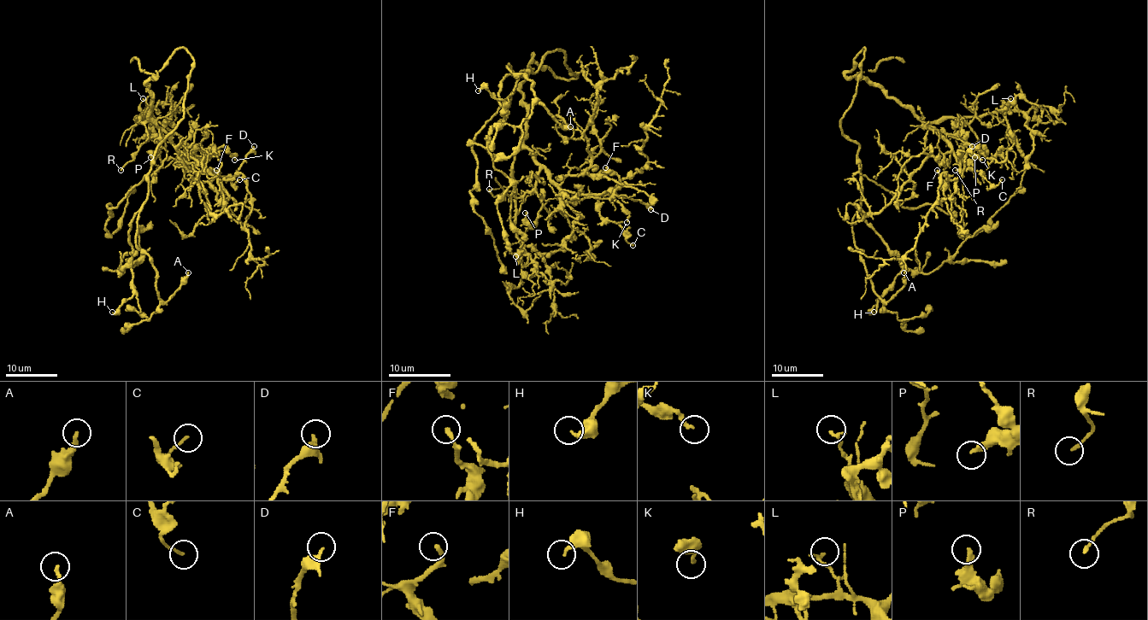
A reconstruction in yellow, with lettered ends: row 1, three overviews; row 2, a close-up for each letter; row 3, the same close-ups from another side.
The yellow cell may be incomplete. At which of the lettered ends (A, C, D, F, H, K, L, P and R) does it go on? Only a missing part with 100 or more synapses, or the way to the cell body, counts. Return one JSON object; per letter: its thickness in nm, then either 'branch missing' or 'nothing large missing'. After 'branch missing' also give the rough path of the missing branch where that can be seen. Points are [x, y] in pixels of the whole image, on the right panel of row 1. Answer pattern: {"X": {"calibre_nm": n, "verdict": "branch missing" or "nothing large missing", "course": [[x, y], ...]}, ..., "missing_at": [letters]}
{"A": {"calibre_nm": 180, "verdict": "nothing large missing"}, "C": {"calibre_nm": 130, "verdict": "nothing large missing"}, "D": {"calibre_nm": 240, "verdict": "nothing large missing"}, "F": {"calibre_nm": 200, "verdict": "nothing large missing"}, "H": {"calibre_nm": 170, "verdict": "nothing large missing"}, "K": {"calibre_nm": 160, "verdict": "nothing large missing"}, "L": {"calibre_nm": 140, "verdict": "nothing large missing"}, "P": {"calibre_nm": 240, "verdict": "nothing large missing"}, "R": {"calibre_nm": 170, "verdict": "nothing large missing"}, "missing_at": []}

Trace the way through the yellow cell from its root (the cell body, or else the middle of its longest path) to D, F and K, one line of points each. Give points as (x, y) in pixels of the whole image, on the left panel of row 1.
D: (167, 63), (147, 83), (152, 96), (150, 116), (166, 133), (180, 156), (224, 179), (234, 174), (254, 146)
F: (167, 63), (147, 83), (150, 116), (180, 156), (220, 184), (226, 199), (216, 199), (211, 184), (216, 170)
K: (167, 63), (147, 83), (152, 96), (150, 116), (186, 161), (198, 162), (220, 151), (234, 154), (234, 160)

